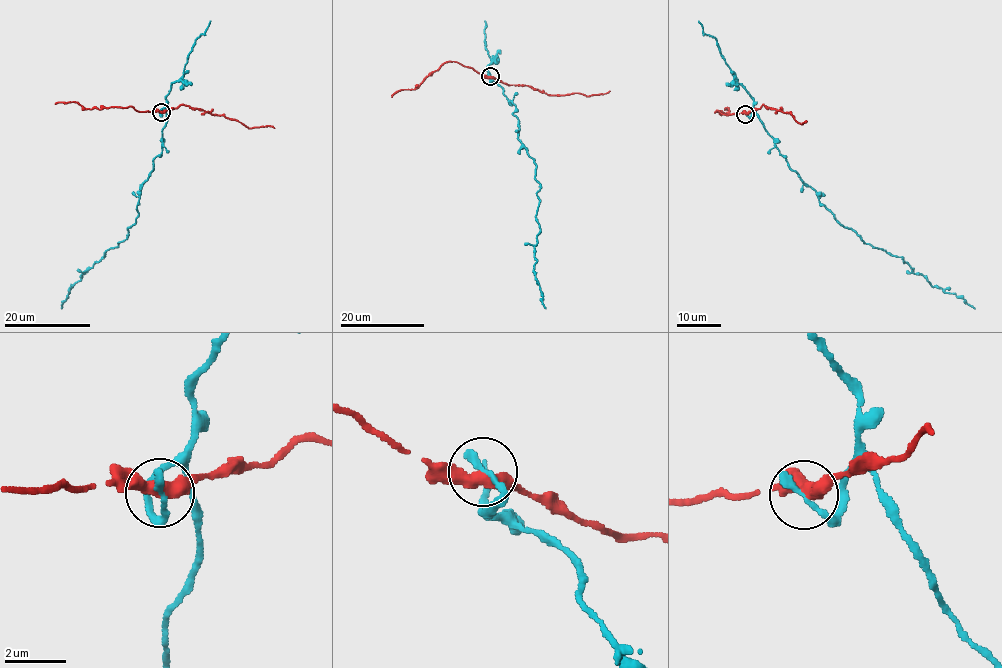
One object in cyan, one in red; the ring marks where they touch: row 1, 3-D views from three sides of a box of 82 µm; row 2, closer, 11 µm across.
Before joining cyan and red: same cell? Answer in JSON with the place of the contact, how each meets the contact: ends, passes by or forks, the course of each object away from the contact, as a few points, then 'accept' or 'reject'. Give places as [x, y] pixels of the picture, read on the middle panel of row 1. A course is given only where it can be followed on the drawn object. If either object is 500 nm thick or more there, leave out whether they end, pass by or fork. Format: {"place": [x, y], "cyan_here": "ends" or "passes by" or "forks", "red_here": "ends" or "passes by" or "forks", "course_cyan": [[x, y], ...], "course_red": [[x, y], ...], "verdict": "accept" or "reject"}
{"place": [490, 76], "cyan_here": "ends", "red_here": "passes by", "course_cyan": [[490, 76], [514, 103], [519, 141], [534, 159], [541, 187], [534, 275], [545, 309]], "course_red": [[490, 76], [507, 84], [529, 85], [551, 95], [575, 93], [587, 96], [610, 91]], "verdict": "reject"}

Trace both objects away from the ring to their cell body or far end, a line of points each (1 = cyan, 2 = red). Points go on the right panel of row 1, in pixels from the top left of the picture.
1: (746, 113), (754, 109), (787, 165), (840, 224), (975, 309)
2: (746, 113), (765, 105), (791, 113), (801, 124), (806, 123)

